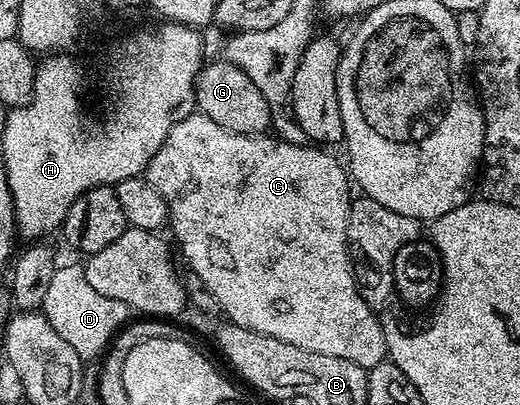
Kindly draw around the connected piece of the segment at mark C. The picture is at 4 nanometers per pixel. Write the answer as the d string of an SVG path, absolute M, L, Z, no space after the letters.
M194 112L190 116L186 116L186 120L182 120L178 124L174 124L174 128L170 128L170 136L166 136L166 140L162 144L162 148L158 148L158 152L150 160L148 169L146 171L146 177L150 184L154 184L154 188L158 188L158 192L162 192L162 200L166 200L168 205L168 220L170 223L170 231L176 237L176 242L180 245L180 254L188 261L190 269L196 273L196 278L203 289L209 290L211 295L217 300L219 309L222 311L223 317L229 322L238 324L242 328L247 330L253 330L254 332L262 332L266 336L274 336L274 340L286 340L286 344L294 344L294 348L306 348L306 352L322 352L322 356L338 356L342 360L354 360L354 364L365 368L371 368L377 366L379 362L385 361L388 349L386 348L386 330L385 327L380 327L380 322L376 319L374 311L368 307L366 299L360 295L360 290L356 287L356 281L358 281L357 275L352 269L352 263L348 256L348 241L344 233L346 232L346 220L348 219L348 208L350 205L350 197L348 198L348 186L350 187L350 174L347 169L336 158L331 158L327 154L327 149L317 148L312 144L303 144L299 146L296 142L283 142L280 138L268 138L269 136L261 136L259 134L235 134L230 132L226 128L222 128L222 124L214 124L214 120L210 120L204 114Z

